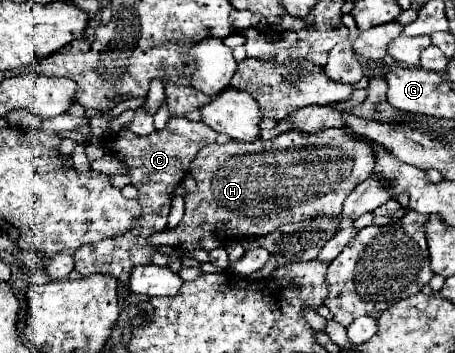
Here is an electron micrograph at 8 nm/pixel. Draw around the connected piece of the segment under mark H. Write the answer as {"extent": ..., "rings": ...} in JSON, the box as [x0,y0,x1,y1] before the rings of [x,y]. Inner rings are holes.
{"extent":[150,129,376,249],"rings":[[[326,129],[314,135],[300,135],[296,131],[282,133],[272,141],[254,141],[254,143],[236,143],[230,141],[226,145],[208,145],[200,149],[200,155],[194,159],[190,175],[196,179],[198,189],[186,195],[186,213],[174,231],[156,233],[150,243],[172,245],[178,249],[194,249],[200,247],[200,239],[206,231],[218,231],[222,227],[228,229],[228,235],[234,239],[240,237],[260,237],[276,231],[286,223],[298,223],[312,215],[324,215],[324,207],[328,207],[328,215],[338,215],[342,211],[344,199],[350,191],[368,179],[374,171],[376,149],[366,139],[352,137],[344,129]]]}

